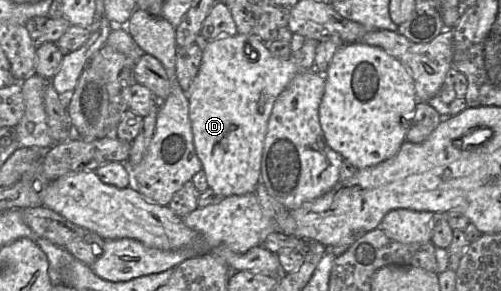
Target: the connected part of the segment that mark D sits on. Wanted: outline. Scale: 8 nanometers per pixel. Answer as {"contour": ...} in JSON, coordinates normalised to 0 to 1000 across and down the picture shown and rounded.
{"contour":[[[509,117],[441,124],[415,141],[403,175],[395,251],[373,323],[377,409],[385,457],[385,495],[409,591],[415,646],[445,677],[489,670],[511,656],[519,625],[523,526],[535,412],[557,326],[581,275],[599,247],[621,241],[627,227],[635,141],[611,134],[605,162],[577,196],[557,206],[545,196],[535,165]]]}

